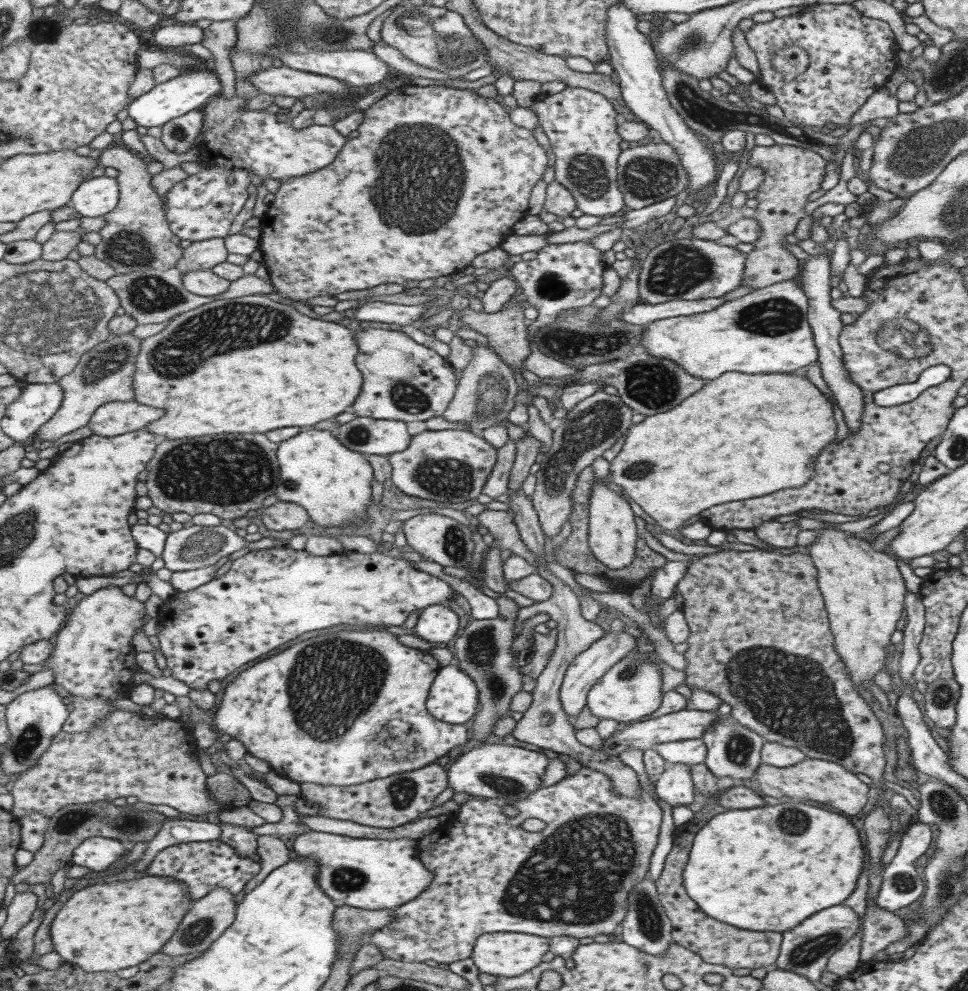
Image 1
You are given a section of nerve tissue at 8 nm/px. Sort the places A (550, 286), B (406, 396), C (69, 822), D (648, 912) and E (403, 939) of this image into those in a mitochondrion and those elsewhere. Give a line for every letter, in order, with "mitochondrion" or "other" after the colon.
A: mitochondrion
B: mitochondrion
C: mitochondrion
D: mitochondrion
E: other

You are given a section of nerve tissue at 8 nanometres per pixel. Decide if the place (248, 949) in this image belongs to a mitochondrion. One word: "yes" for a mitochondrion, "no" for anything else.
no

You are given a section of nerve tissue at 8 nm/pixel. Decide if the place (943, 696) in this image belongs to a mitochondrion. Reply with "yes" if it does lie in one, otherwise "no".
yes

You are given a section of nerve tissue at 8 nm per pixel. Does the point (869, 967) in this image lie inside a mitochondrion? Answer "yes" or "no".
no

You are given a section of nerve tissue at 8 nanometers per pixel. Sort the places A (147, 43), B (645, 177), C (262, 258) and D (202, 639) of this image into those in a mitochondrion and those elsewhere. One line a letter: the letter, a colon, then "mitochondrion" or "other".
A: other
B: mitochondrion
C: other
D: other

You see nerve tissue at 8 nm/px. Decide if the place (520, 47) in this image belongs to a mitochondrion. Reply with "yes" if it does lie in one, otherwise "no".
no

